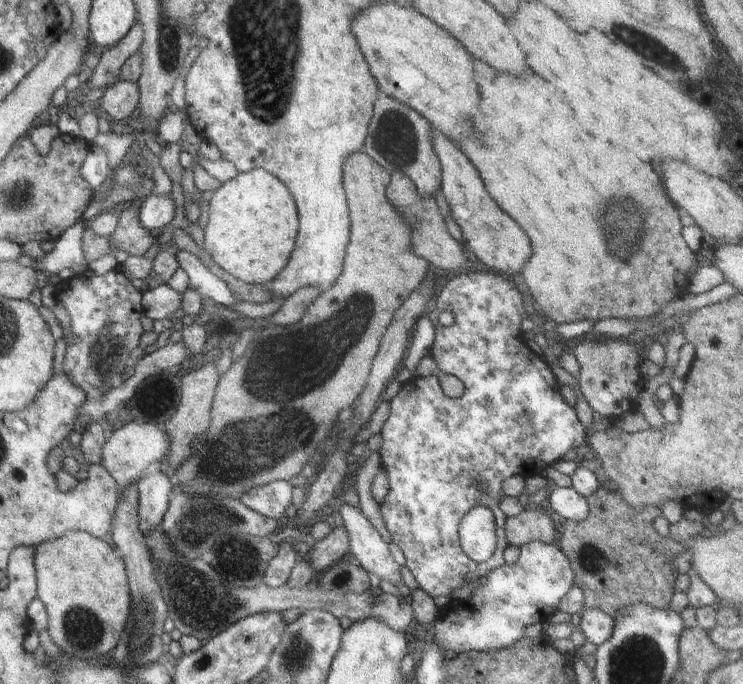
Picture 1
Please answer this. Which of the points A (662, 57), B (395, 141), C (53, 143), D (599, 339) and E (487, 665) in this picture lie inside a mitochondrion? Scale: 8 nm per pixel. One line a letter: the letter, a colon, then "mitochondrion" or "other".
A: mitochondrion
B: mitochondrion
C: other
D: other
E: other

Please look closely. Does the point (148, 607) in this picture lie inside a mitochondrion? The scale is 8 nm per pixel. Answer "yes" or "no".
yes

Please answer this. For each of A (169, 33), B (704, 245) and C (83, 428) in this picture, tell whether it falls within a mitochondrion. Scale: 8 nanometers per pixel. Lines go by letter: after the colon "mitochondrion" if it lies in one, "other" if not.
A: mitochondrion
B: other
C: other

